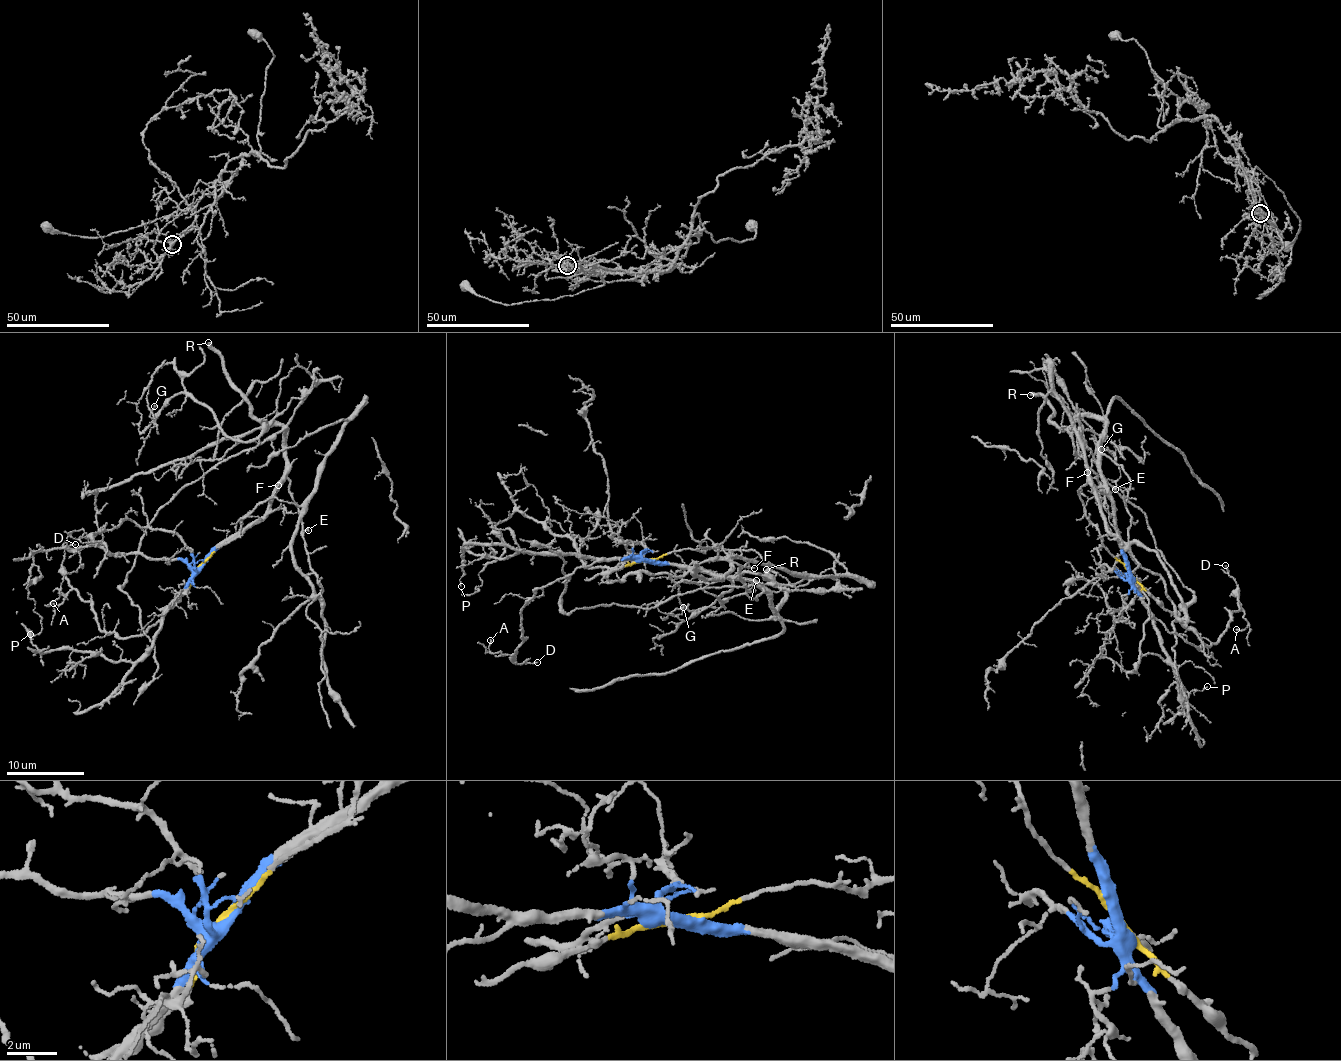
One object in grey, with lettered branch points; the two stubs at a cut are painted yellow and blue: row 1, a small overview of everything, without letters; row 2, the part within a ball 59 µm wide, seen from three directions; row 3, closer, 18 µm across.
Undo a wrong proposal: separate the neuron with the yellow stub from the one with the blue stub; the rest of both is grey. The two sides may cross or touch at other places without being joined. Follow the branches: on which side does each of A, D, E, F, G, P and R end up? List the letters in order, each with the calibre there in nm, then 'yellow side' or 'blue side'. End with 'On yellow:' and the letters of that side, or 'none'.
A: calibre 100 nm; blue side
D: calibre 100 nm; blue side
E: calibre 130 nm; blue side
F: calibre 120 nm; blue side
G: calibre 80 nm; blue side
P: calibre 70 nm; blue side
R: calibre 280 nm; blue side
On yellow: none

